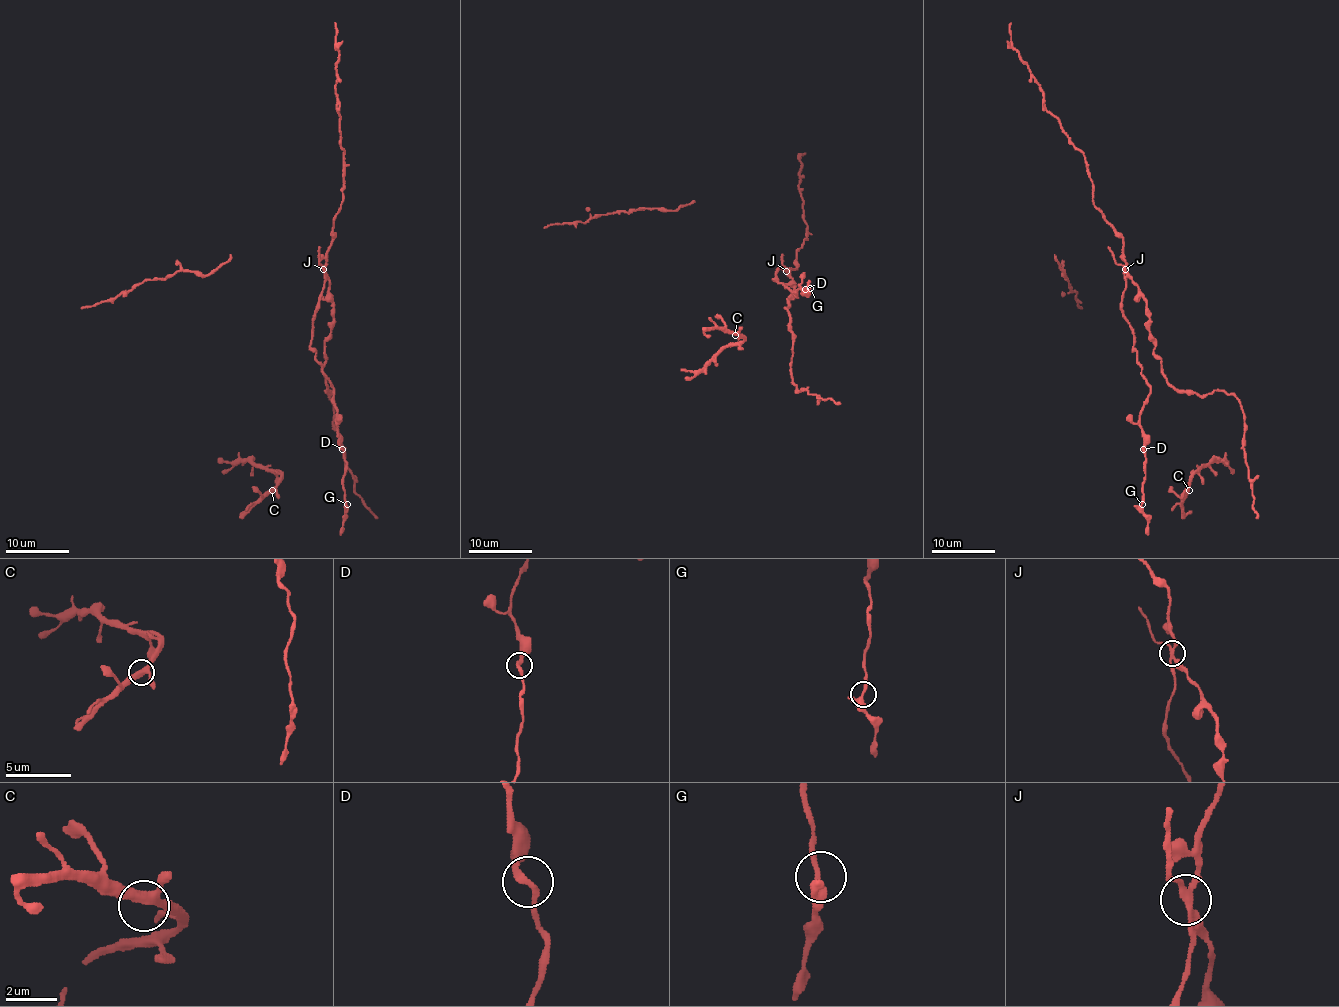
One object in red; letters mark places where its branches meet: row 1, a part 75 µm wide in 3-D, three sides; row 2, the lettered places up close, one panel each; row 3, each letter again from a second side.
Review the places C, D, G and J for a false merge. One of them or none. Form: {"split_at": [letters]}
{"split_at": ["J"]}

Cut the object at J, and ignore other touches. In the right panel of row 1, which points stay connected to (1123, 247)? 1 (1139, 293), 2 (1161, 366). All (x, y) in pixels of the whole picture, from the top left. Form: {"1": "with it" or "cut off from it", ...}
{"1": "cut off from it", "2": "cut off from it"}

